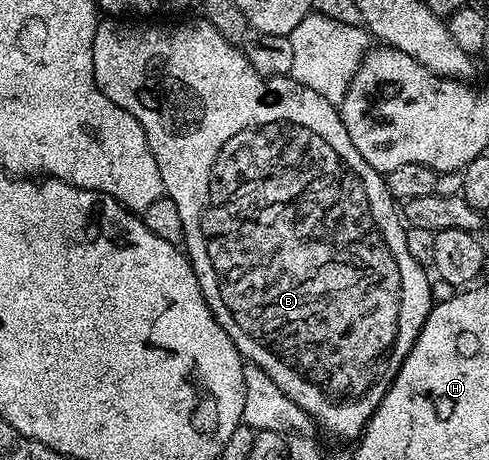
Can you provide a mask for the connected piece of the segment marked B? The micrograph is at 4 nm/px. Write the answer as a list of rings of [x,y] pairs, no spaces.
[[[118,19],[99,20],[92,39],[92,71],[96,87],[100,87],[116,107],[124,107],[124,111],[144,127],[148,147],[152,147],[156,167],[160,167],[165,196],[180,207],[186,236],[184,252],[190,258],[200,291],[216,323],[228,331],[228,339],[232,339],[249,364],[260,367],[264,375],[268,375],[268,379],[272,379],[272,383],[276,383],[276,387],[280,387],[280,391],[321,428],[323,425],[338,437],[361,438],[363,429],[372,419],[376,407],[380,407],[436,304],[436,297],[430,294],[427,270],[412,259],[412,251],[408,251],[406,242],[406,229],[386,186],[386,178],[368,164],[364,155],[356,151],[352,139],[348,139],[339,106],[328,103],[328,99],[324,99],[324,95],[316,95],[316,91],[308,91],[308,87],[289,75],[262,77],[252,63],[248,63],[239,46],[228,43],[212,23],[197,20],[187,25],[121,25]]]

